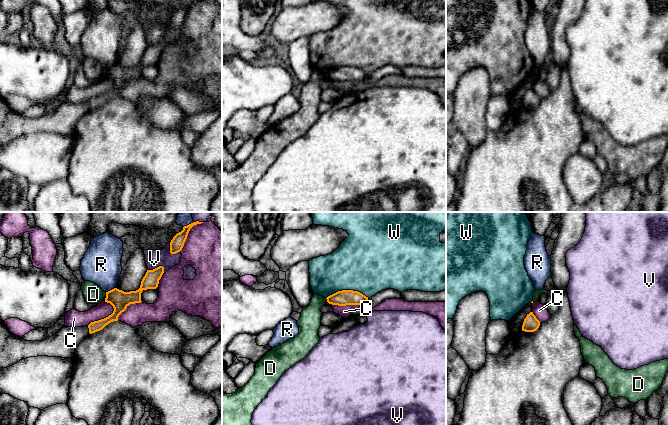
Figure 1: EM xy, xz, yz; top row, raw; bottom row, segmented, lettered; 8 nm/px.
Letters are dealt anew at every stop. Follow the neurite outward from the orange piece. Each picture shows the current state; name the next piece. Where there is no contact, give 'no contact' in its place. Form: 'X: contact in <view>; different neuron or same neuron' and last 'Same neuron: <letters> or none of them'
C: contact in xy; different neuron
D: contact in xz; different neuron
R: contact in xy; different neuron
V: contact in xy; different neuron
W: contact in xz; different neuron
Same neuron: none of them

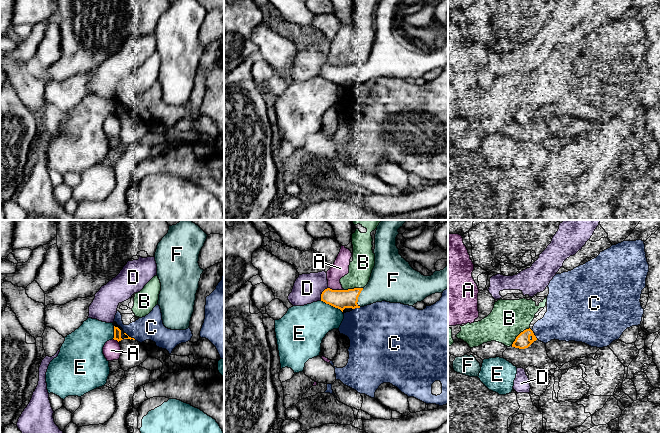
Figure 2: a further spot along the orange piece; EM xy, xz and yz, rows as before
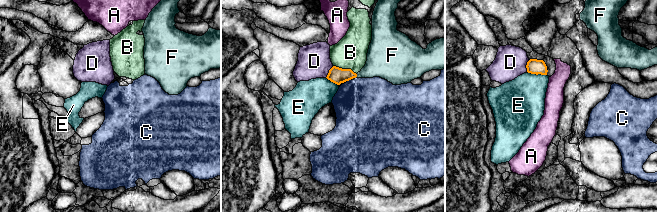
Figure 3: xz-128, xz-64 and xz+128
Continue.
A: contact in xz; different neuron
B: contact in yz; different neuron
C: contact in xz; different neuron
D: contact in xz; different neuron
E: contact in xz; different neuron
F: contact in xz; same neuron
Same neuron: F

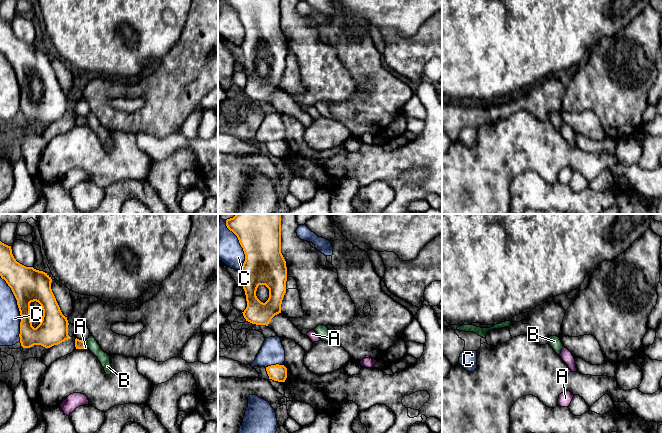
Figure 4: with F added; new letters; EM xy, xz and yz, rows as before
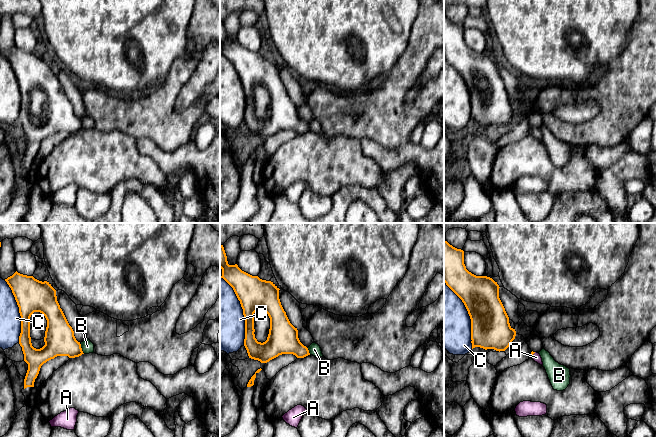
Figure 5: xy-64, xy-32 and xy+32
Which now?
A: contact in xy; same neuron
B: contact in xy; different neuron
C: contact in xy; different neuron
Same neuron: A

